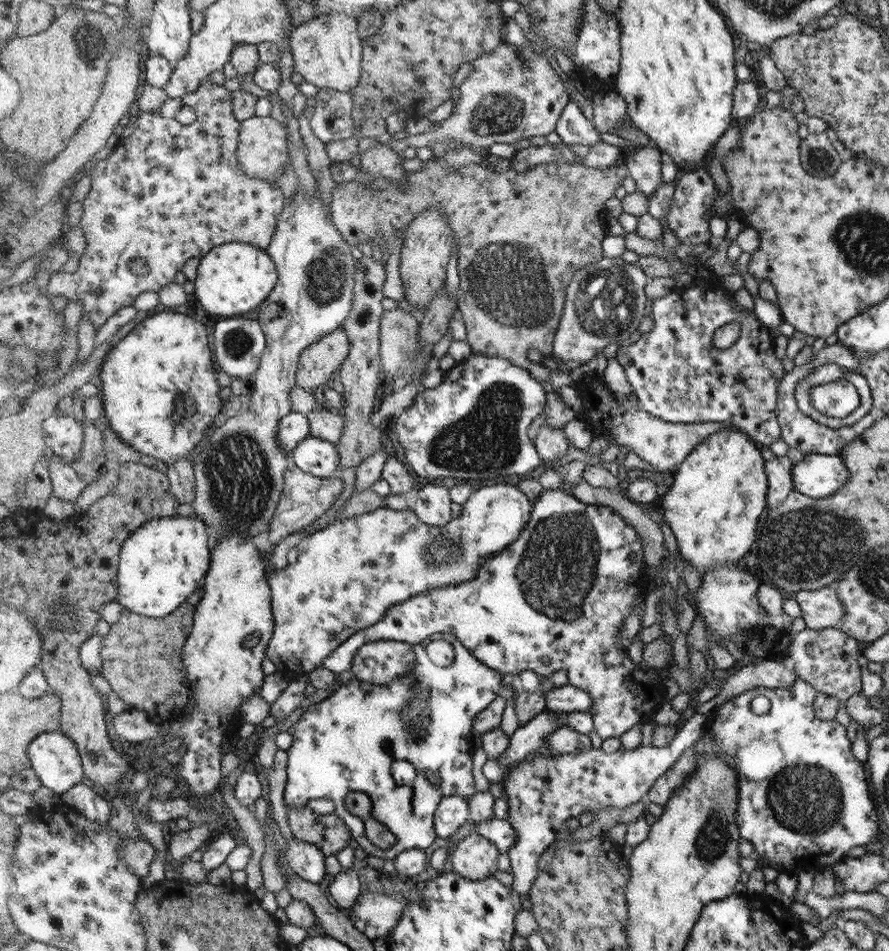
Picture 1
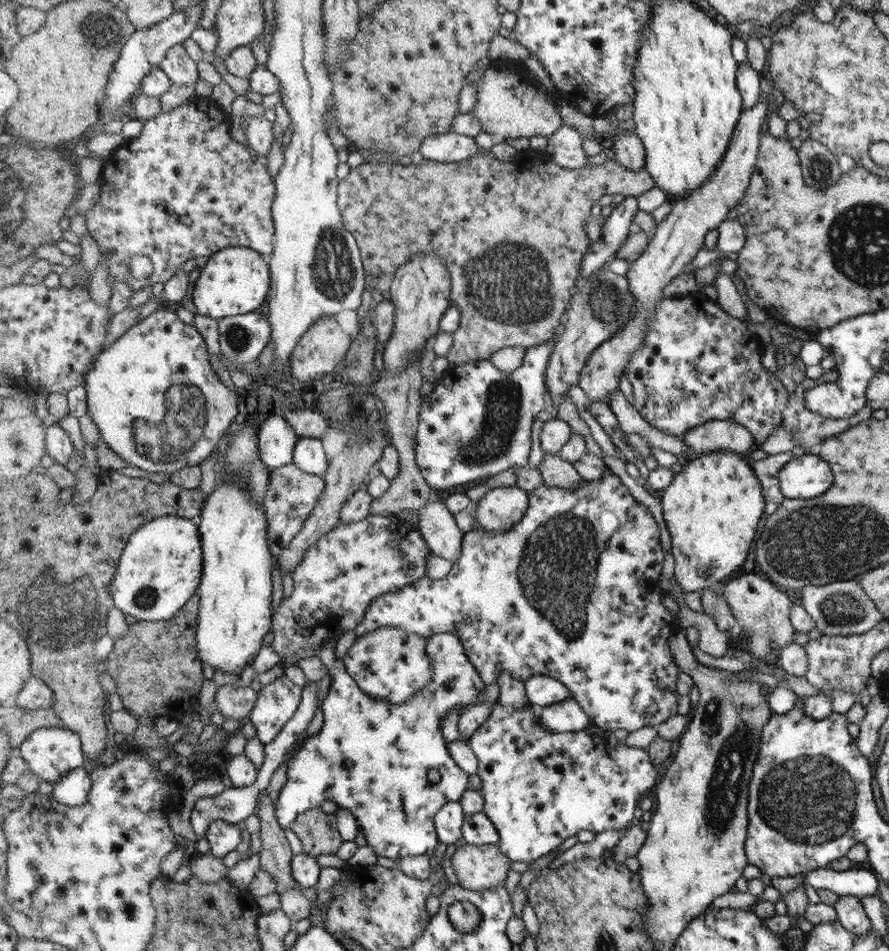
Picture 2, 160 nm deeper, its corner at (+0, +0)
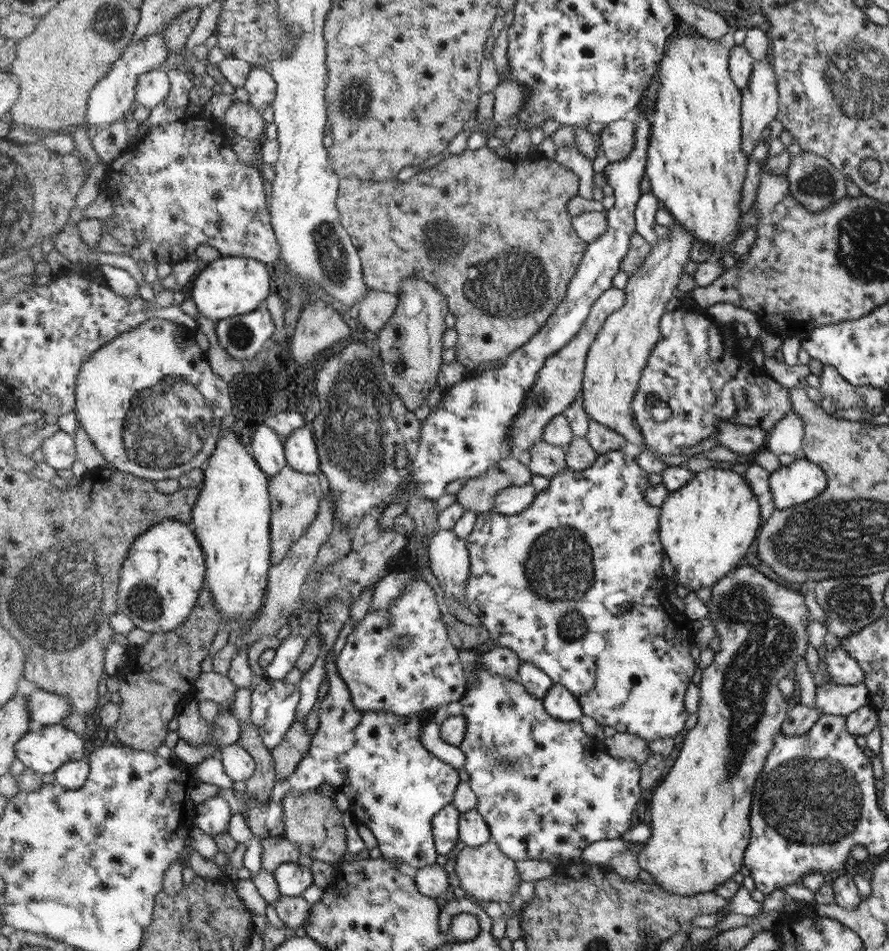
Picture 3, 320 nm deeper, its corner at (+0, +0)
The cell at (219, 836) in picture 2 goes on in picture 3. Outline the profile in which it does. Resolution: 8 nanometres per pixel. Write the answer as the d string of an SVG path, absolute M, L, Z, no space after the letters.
M218 794L198 806L198 819L196 826L204 829L208 834L216 838L221 832L228 830L231 817L228 798L222 798Z

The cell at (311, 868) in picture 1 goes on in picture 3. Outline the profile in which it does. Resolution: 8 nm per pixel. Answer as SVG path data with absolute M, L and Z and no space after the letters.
M297 862L281 864L273 875L278 883L280 894L284 896L300 896L313 884L310 869L300 866Z

